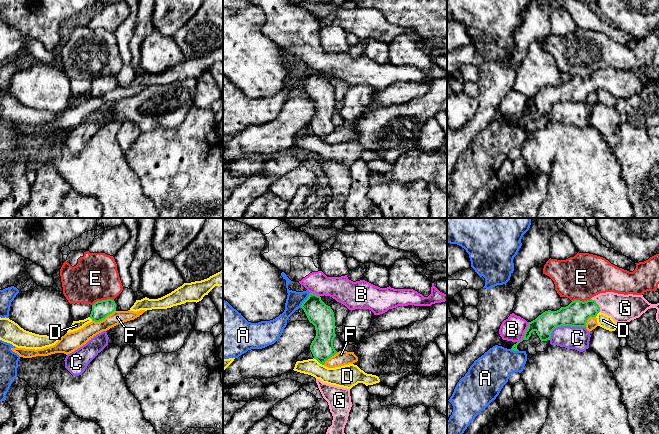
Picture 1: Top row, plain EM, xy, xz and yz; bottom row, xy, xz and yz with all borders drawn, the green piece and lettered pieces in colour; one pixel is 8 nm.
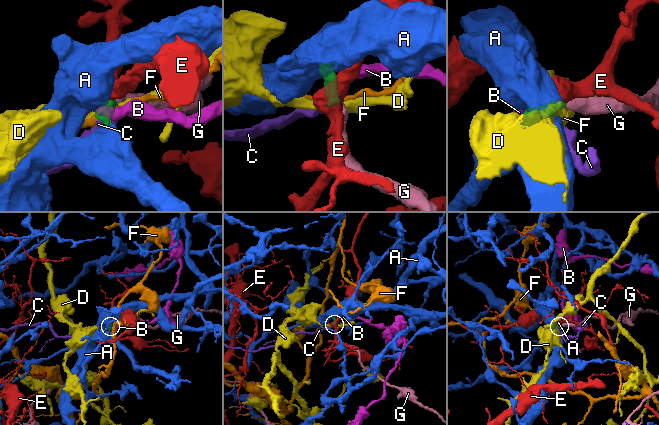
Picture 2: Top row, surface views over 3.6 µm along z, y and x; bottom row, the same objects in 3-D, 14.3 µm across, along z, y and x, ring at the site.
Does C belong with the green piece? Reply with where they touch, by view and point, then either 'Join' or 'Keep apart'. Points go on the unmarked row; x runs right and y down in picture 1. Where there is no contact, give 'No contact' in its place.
Touches green at yz (564, 101). Keep apart

